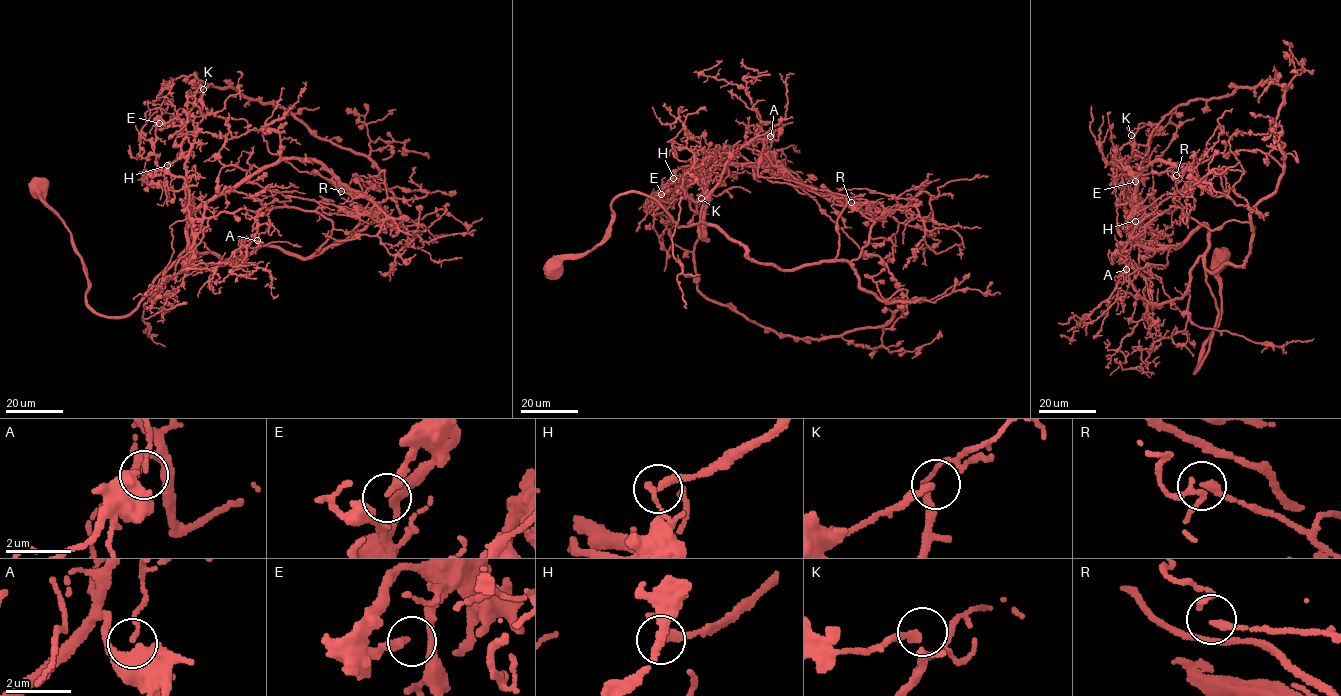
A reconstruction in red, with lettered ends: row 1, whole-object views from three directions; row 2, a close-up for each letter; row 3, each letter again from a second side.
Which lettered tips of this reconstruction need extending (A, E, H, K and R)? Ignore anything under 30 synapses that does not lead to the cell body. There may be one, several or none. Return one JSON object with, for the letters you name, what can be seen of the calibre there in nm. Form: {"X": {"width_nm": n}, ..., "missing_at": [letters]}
{"missing_at": []}

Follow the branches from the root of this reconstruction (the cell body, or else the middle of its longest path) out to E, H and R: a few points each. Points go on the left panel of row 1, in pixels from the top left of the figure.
E: (38, 189), (81, 260), (87, 305), (127, 315), (187, 245), (187, 198), (194, 210), (185, 123), (159, 123)
H: (38, 189), (81, 260), (87, 305), (126, 315), (187, 245), (187, 198), (194, 210), (186, 160), (167, 165)
R: (38, 189), (86, 304), (115, 317), (188, 245), (223, 264), (339, 244), (380, 212), (341, 191)

